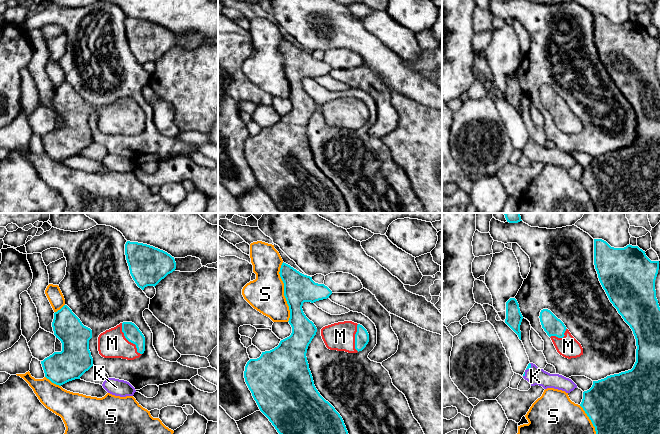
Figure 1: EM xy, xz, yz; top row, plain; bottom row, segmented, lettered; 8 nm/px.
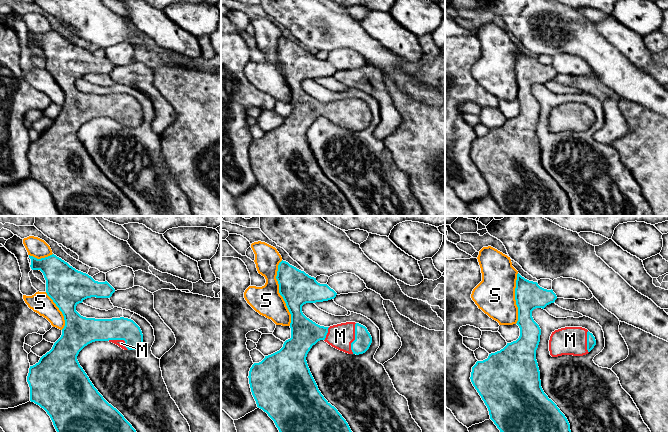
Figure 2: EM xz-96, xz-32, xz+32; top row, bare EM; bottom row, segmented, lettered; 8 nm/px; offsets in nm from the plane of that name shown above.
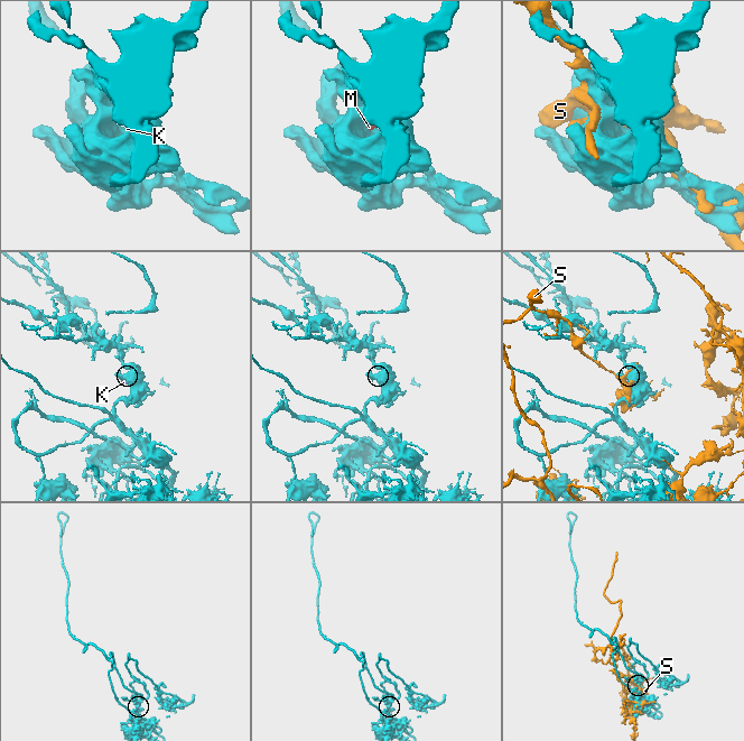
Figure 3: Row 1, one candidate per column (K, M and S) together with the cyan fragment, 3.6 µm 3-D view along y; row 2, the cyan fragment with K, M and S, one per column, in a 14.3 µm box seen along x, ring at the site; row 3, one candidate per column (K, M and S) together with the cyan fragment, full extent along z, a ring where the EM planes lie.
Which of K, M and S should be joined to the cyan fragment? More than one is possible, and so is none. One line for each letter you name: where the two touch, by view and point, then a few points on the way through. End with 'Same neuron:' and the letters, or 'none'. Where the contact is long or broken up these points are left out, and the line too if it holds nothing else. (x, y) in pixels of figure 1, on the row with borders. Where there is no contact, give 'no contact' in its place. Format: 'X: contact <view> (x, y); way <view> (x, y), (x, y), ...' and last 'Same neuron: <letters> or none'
K: contact yz (530, 367)
M: contact xy (128, 340)
Same neuron: K, M

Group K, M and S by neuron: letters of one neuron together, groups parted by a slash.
K M / S

